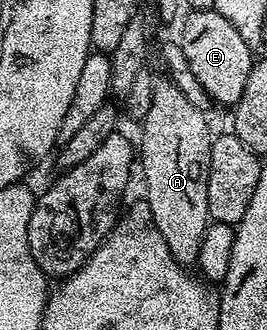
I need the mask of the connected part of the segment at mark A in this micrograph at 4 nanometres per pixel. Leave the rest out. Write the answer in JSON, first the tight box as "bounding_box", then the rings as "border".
{"bounding_box":[137,79,213,267],"border":[[[169,79],[156,84],[153,91],[153,103],[149,106],[149,115],[141,122],[143,134],[137,137],[137,165],[143,168],[143,185],[147,188],[145,200],[151,212],[151,222],[161,231],[161,239],[169,243],[173,259],[185,267],[191,267],[199,260],[201,239],[205,235],[209,218],[207,215],[207,192],[209,191],[209,155],[213,132],[207,126],[208,114],[202,109],[193,107],[181,91]]]}

